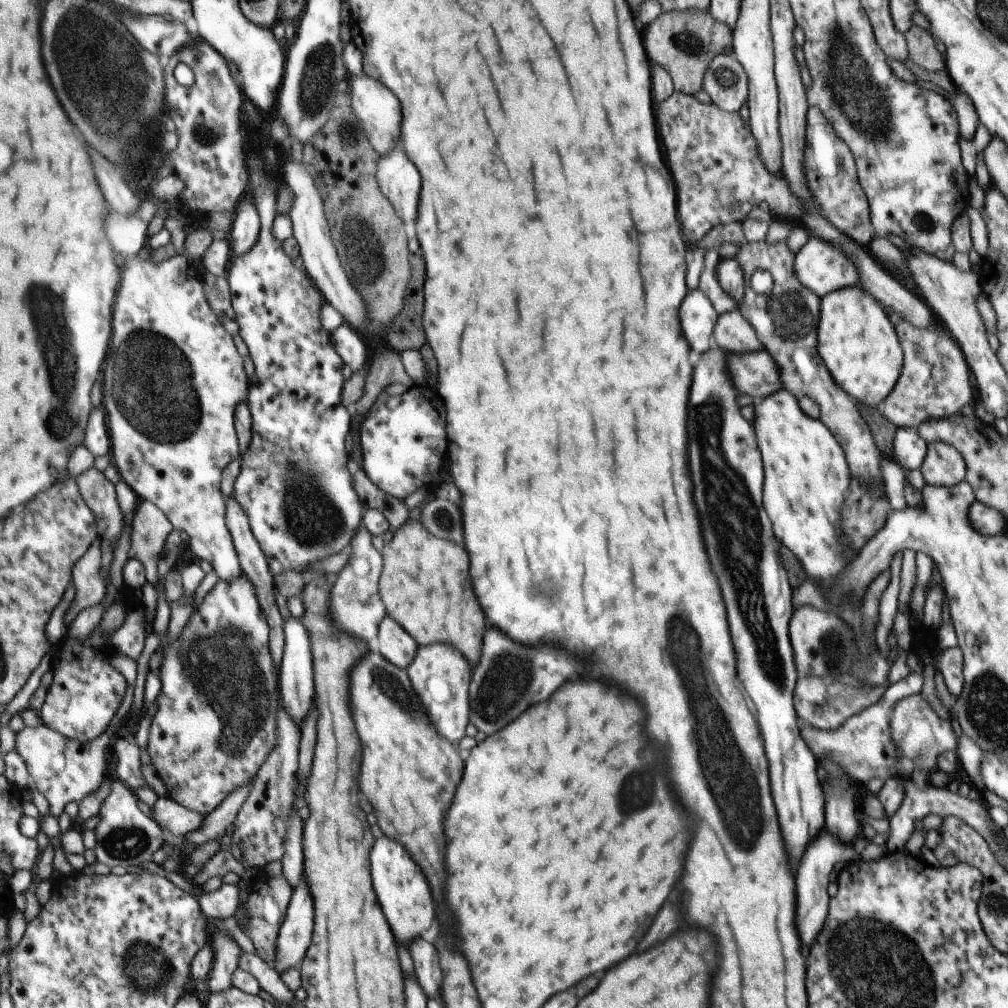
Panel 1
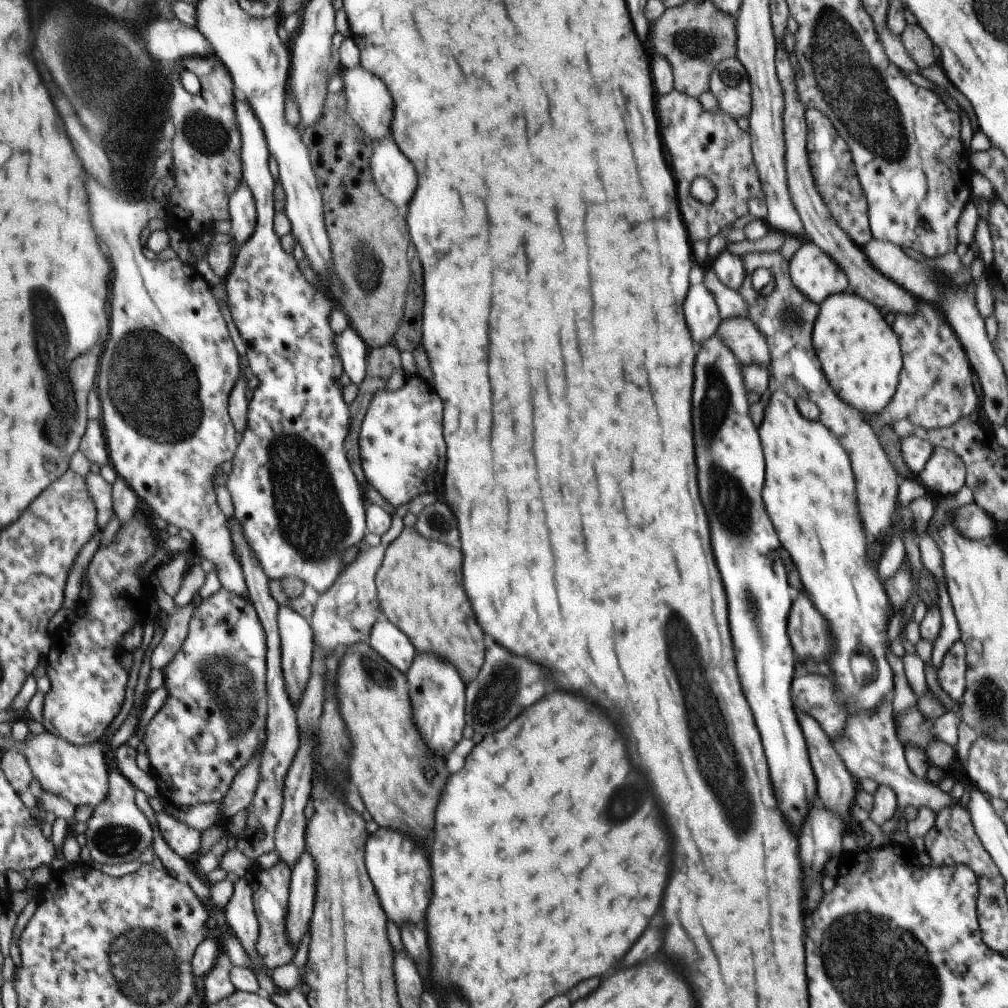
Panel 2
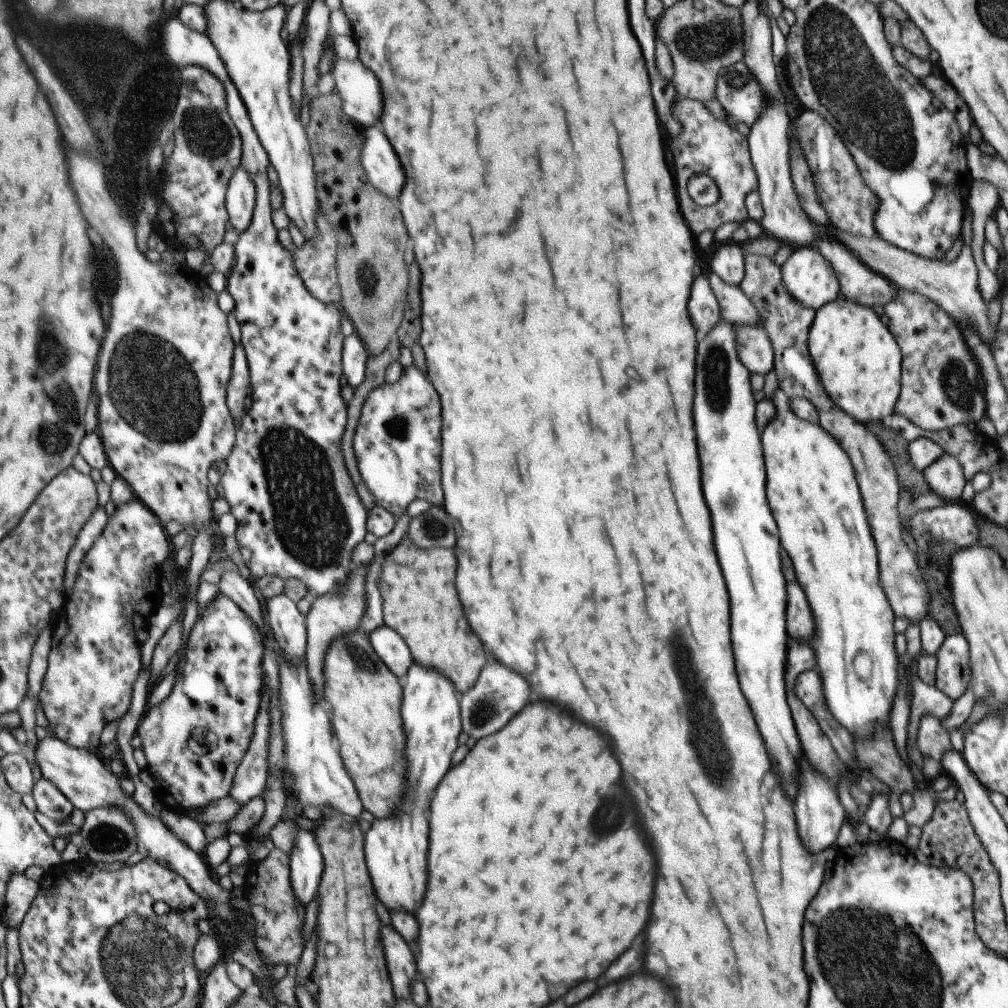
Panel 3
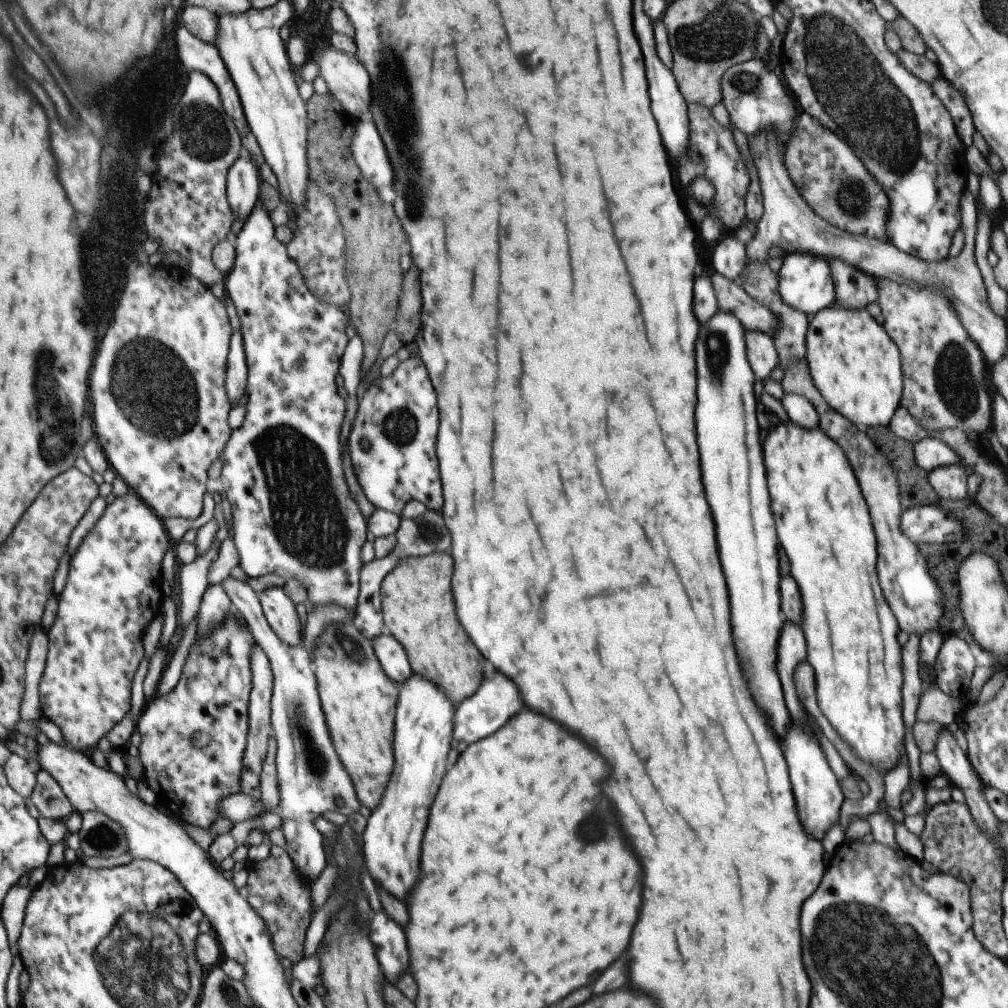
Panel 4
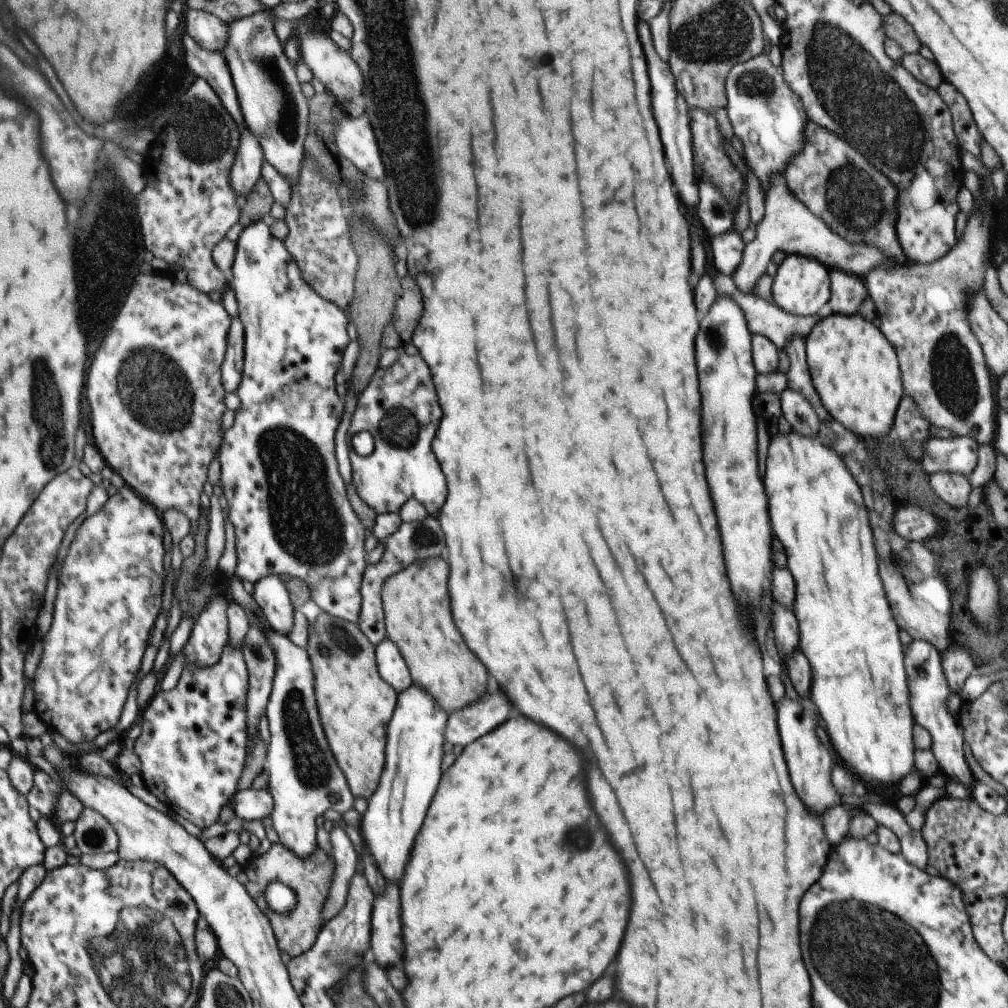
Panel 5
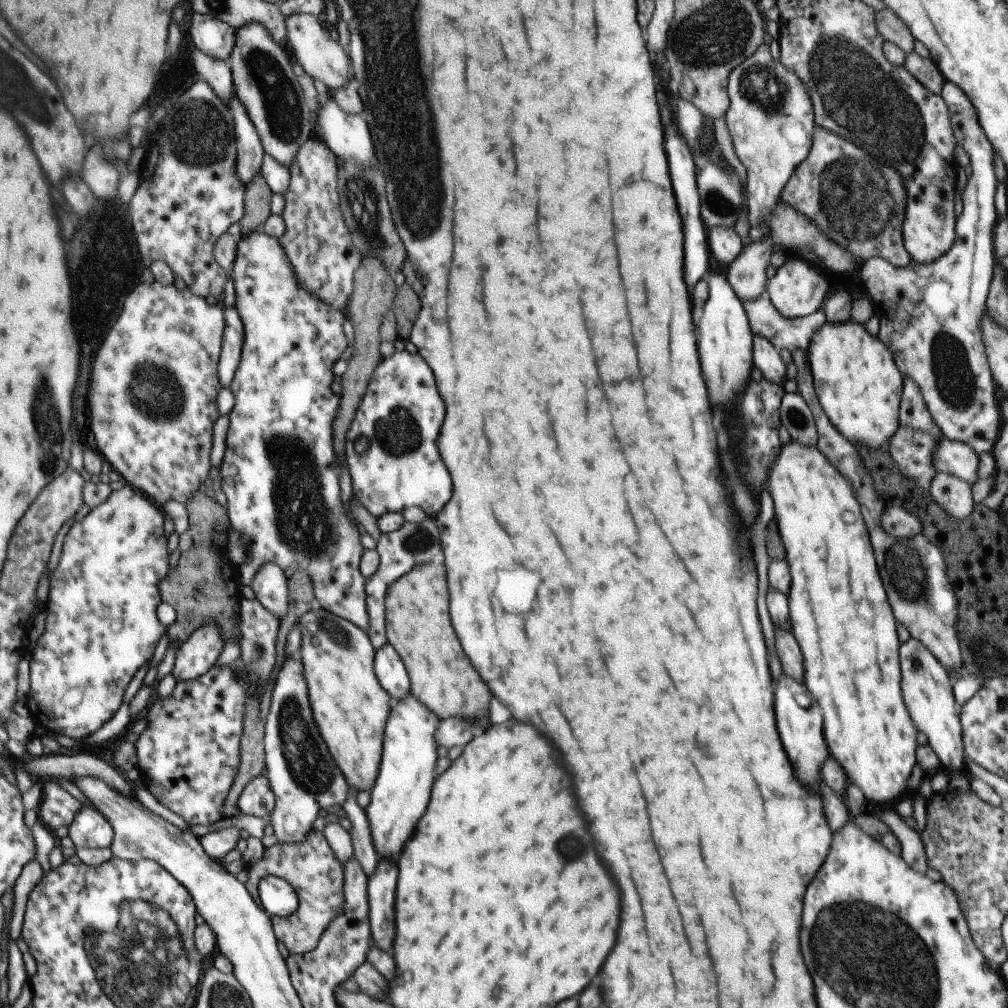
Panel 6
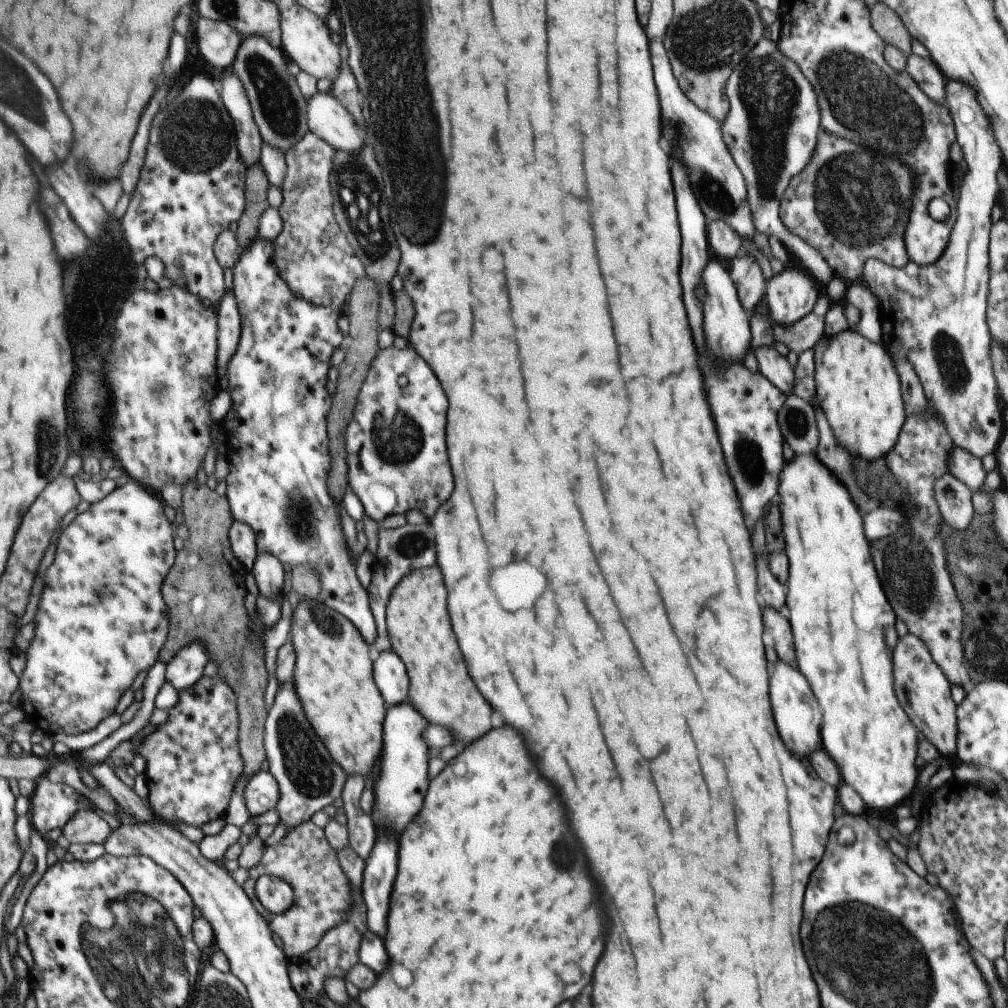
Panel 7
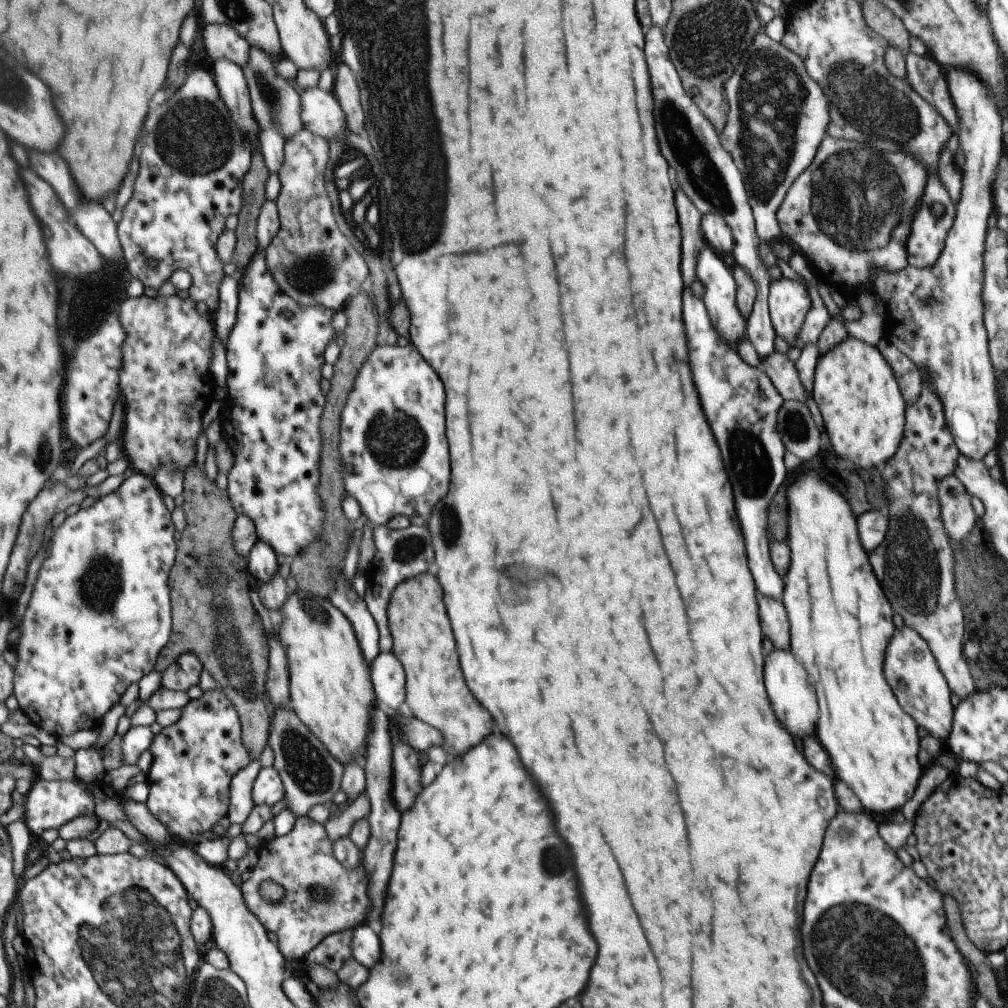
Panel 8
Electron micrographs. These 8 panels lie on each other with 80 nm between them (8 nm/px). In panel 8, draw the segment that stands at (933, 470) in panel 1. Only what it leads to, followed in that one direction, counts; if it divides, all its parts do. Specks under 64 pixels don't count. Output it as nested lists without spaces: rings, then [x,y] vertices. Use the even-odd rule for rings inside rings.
[[[953,474],[944,476],[936,485],[940,517],[949,542],[966,541],[977,518],[969,503],[970,495]]]

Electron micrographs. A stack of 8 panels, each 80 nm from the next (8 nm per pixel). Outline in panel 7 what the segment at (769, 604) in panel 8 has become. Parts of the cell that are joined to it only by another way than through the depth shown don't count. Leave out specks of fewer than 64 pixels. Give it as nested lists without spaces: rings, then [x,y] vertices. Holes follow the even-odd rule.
[[[765,608],[765,610],[763,610],[763,626],[771,632],[771,640],[773,640],[777,658],[783,660],[785,664],[793,664],[793,668],[797,668],[795,656],[793,656],[791,630],[789,630],[787,620],[785,620],[781,614]]]

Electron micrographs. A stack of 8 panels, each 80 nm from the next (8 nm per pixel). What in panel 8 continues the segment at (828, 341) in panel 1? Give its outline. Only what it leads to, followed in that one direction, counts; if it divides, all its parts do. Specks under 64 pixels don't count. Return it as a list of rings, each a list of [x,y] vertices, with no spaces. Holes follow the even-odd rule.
[[[847,336],[833,348],[818,355],[812,380],[812,399],[822,416],[823,428],[828,434],[832,449],[839,456],[849,458],[855,466],[873,466],[873,469],[877,470],[877,464],[885,462],[897,450],[904,427],[906,404],[889,363],[876,346]]]

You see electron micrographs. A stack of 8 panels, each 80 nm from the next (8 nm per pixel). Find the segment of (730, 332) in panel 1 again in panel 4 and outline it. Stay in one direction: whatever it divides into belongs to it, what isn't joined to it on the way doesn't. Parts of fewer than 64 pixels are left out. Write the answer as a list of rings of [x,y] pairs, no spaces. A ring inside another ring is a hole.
[[[745,331],[745,356],[756,380],[768,378],[769,372],[778,364],[771,336],[764,332]]]

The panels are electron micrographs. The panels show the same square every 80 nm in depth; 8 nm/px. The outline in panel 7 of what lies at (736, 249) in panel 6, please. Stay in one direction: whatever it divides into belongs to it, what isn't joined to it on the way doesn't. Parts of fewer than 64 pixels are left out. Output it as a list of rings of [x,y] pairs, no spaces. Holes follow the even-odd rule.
[[[723,221],[707,223],[706,237],[712,256],[731,260],[742,251],[740,236]]]

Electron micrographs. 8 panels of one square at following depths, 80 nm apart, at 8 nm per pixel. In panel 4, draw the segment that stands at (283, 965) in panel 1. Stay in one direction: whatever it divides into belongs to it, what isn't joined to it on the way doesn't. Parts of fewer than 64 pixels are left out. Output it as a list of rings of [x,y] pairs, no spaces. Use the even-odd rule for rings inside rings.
[[[229,576],[220,585],[230,603],[244,618],[254,644],[263,651],[270,664],[270,723],[276,739],[275,770],[280,794],[279,806],[275,811],[283,819],[279,828],[283,831],[285,852],[292,860],[300,880],[313,883],[325,866],[321,848],[323,837],[315,832],[313,819],[326,810],[347,817],[358,812],[361,804],[357,800],[352,780],[333,748],[316,689],[311,656],[303,646],[284,645],[277,638],[263,616],[257,594],[247,583]]]

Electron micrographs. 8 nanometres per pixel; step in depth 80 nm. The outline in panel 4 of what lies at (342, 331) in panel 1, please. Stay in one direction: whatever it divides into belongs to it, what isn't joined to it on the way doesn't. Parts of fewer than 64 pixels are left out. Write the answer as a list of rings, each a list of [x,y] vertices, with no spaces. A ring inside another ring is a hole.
[[[357,335],[348,338],[340,358],[338,372],[343,378],[344,389],[346,390],[345,414],[340,428],[340,448],[342,448],[343,443],[346,443],[347,434],[357,410],[358,401],[356,398],[360,393],[360,371],[362,370],[363,355],[361,339]]]

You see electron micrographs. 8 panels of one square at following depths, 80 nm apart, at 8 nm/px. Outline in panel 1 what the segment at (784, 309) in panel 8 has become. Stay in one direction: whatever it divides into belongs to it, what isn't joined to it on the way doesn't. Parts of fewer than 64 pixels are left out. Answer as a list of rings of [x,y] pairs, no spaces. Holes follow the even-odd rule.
[[[810,237],[794,254],[793,270],[796,279],[820,299],[828,292],[858,286],[860,276],[854,262],[837,246],[826,240]]]

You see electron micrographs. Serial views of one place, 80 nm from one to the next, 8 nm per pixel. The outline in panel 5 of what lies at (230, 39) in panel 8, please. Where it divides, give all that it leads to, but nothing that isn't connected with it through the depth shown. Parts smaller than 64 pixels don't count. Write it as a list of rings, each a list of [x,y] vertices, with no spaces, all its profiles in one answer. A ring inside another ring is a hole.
[[[187,10],[183,20],[185,32],[201,48],[220,52],[227,38],[226,24],[220,18],[199,10]]]

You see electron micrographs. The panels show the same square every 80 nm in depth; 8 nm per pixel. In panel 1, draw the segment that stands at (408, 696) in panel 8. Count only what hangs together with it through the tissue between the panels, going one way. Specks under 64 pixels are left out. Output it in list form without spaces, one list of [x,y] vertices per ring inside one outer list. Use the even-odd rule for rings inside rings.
[[[407,519],[384,544],[380,555],[382,569],[378,578],[378,595],[387,616],[395,620],[417,646],[451,644],[450,647],[456,648],[468,660],[472,670],[480,655],[485,618],[473,590],[461,584],[469,580],[465,550],[455,542],[429,534],[421,521]]]

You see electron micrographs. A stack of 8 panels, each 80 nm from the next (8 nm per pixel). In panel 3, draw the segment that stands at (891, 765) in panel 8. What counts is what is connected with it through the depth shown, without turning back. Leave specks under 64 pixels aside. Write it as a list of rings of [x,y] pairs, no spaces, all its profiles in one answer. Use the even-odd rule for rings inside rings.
[[[777,388],[772,394],[772,404],[775,410],[775,416],[765,424],[765,428],[760,435],[760,443],[762,446],[763,460],[765,460],[765,496],[767,496],[767,504],[769,504],[769,510],[773,514],[773,520],[777,524],[777,530],[779,530],[779,542],[781,542],[781,548],[785,548],[785,552],[789,554],[789,560],[793,562],[793,570],[795,570],[795,576],[797,576],[797,582],[799,586],[805,590],[805,596],[807,596],[807,602],[809,602],[809,608],[811,608],[811,614],[813,614],[813,622],[815,622],[815,636],[811,640],[811,650],[815,654],[815,660],[817,660],[817,670],[821,674],[821,680],[823,680],[823,696],[825,696],[825,704],[831,712],[831,716],[843,726],[847,728],[855,738],[867,738],[877,726],[883,726],[887,724],[889,720],[889,710],[891,710],[891,702],[893,702],[893,696],[895,696],[895,688],[897,688],[897,656],[895,656],[895,650],[893,650],[893,614],[891,614],[891,608],[889,608],[889,602],[879,586],[879,572],[877,572],[877,552],[875,552],[875,546],[873,546],[873,538],[869,534],[869,528],[867,528],[867,520],[865,520],[865,514],[863,514],[863,506],[861,506],[861,498],[859,498],[859,490],[857,490],[857,484],[855,484],[855,476],[853,476],[853,470],[851,470],[851,464],[845,456],[845,452],[837,446],[837,442],[827,436],[823,429],[817,424],[807,423],[804,420],[798,419],[790,410],[790,395],[786,395],[781,389]],[[857,654],[869,654],[871,656],[871,672],[855,672],[853,670],[853,660]]]

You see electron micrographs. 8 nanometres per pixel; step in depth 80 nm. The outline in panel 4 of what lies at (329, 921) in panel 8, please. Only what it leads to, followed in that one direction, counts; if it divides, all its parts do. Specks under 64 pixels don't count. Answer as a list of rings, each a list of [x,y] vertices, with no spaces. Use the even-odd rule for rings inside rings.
[[[269,845],[269,855],[260,861],[246,863],[246,885],[243,888],[249,906],[261,917],[270,934],[272,949],[279,958],[287,958],[294,965],[302,956],[303,938],[311,912],[310,881],[300,880],[292,860],[284,847]]]

